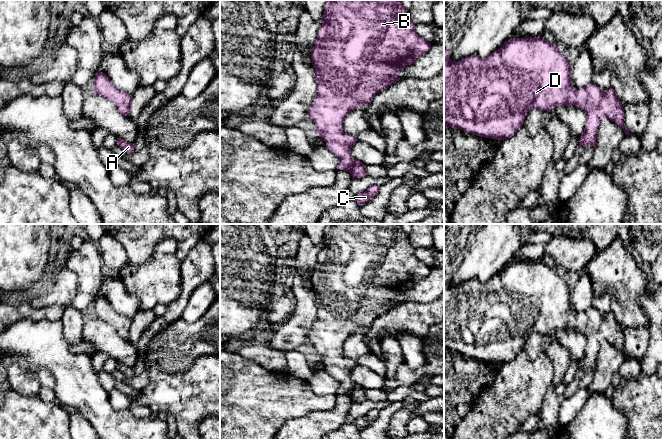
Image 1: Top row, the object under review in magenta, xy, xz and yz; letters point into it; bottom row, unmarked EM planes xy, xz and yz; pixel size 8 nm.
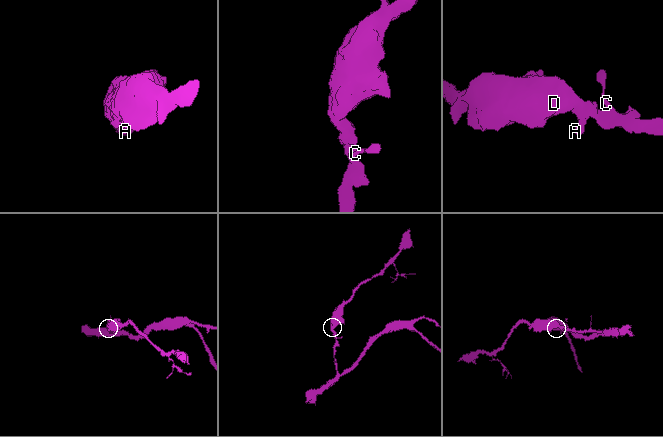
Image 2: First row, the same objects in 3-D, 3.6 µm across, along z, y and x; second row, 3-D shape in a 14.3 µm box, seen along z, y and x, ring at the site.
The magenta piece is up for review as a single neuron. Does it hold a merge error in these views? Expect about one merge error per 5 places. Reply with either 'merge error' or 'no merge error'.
no merge error

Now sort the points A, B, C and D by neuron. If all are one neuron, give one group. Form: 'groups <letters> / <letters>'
groups A B C D

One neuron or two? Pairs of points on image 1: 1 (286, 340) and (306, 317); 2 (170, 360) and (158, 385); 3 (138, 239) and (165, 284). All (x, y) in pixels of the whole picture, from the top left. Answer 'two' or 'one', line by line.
1: one
2: two
3: two

